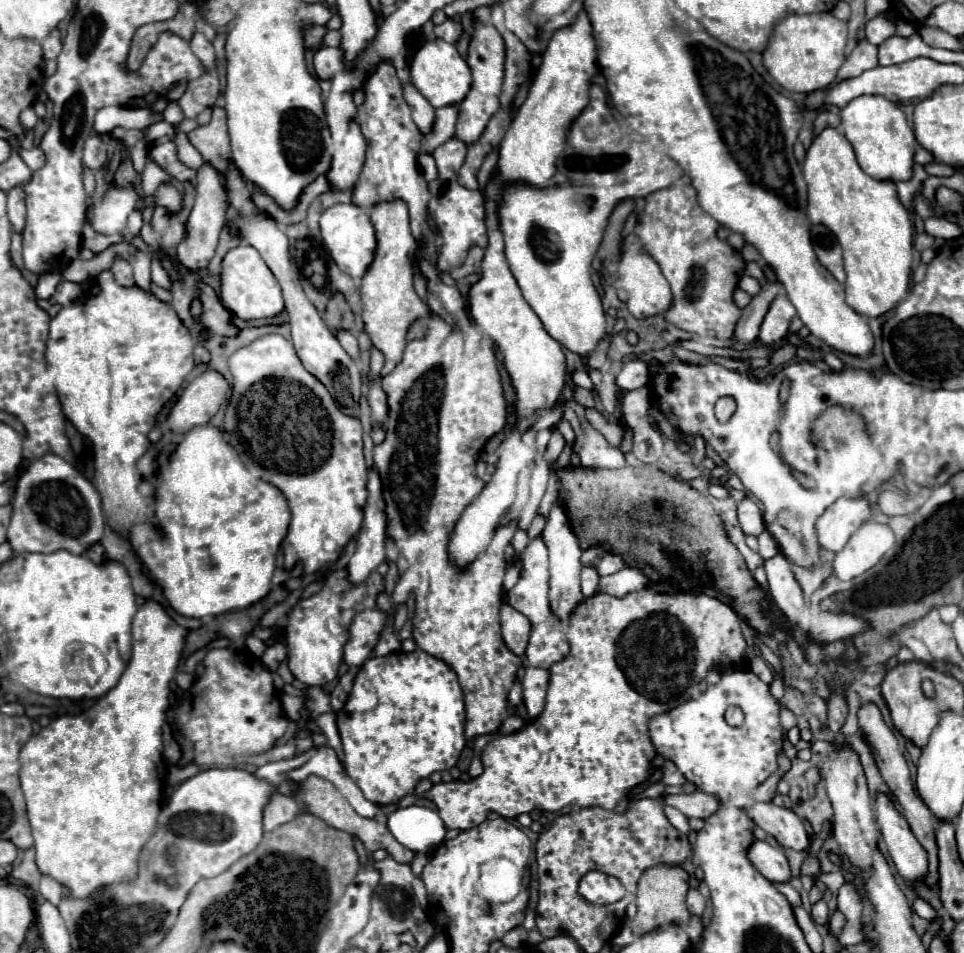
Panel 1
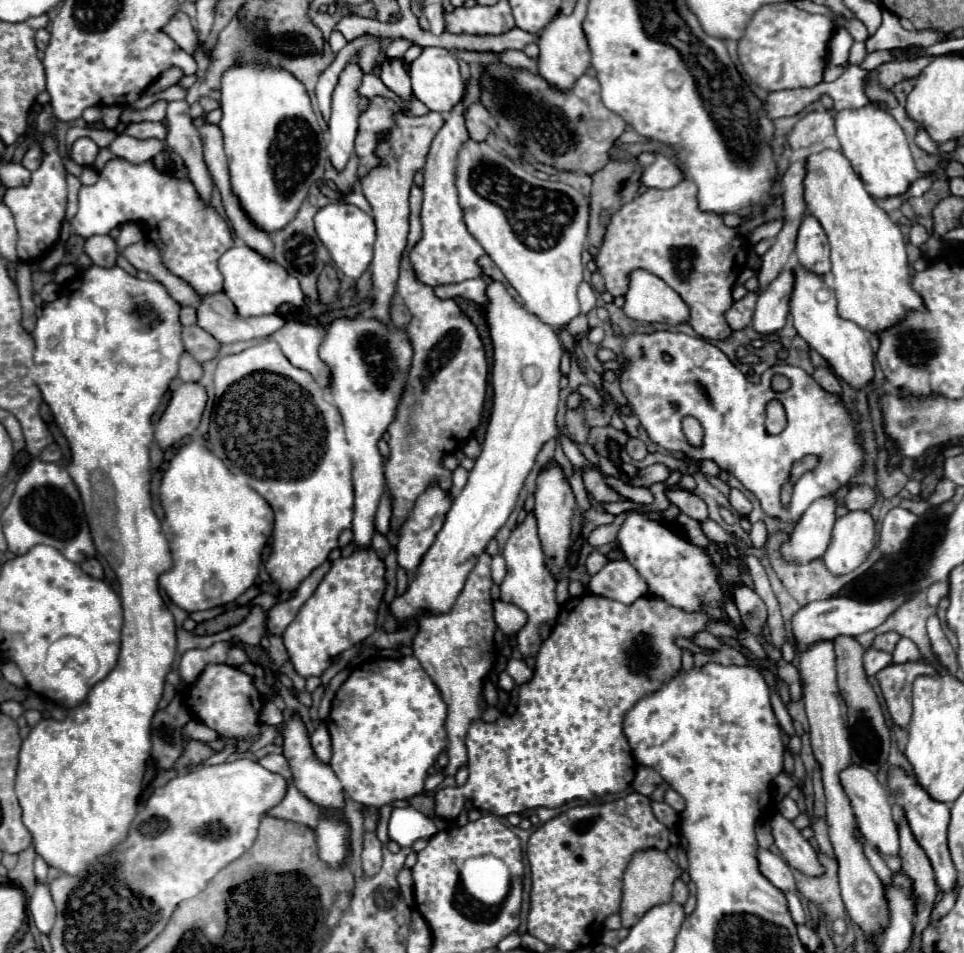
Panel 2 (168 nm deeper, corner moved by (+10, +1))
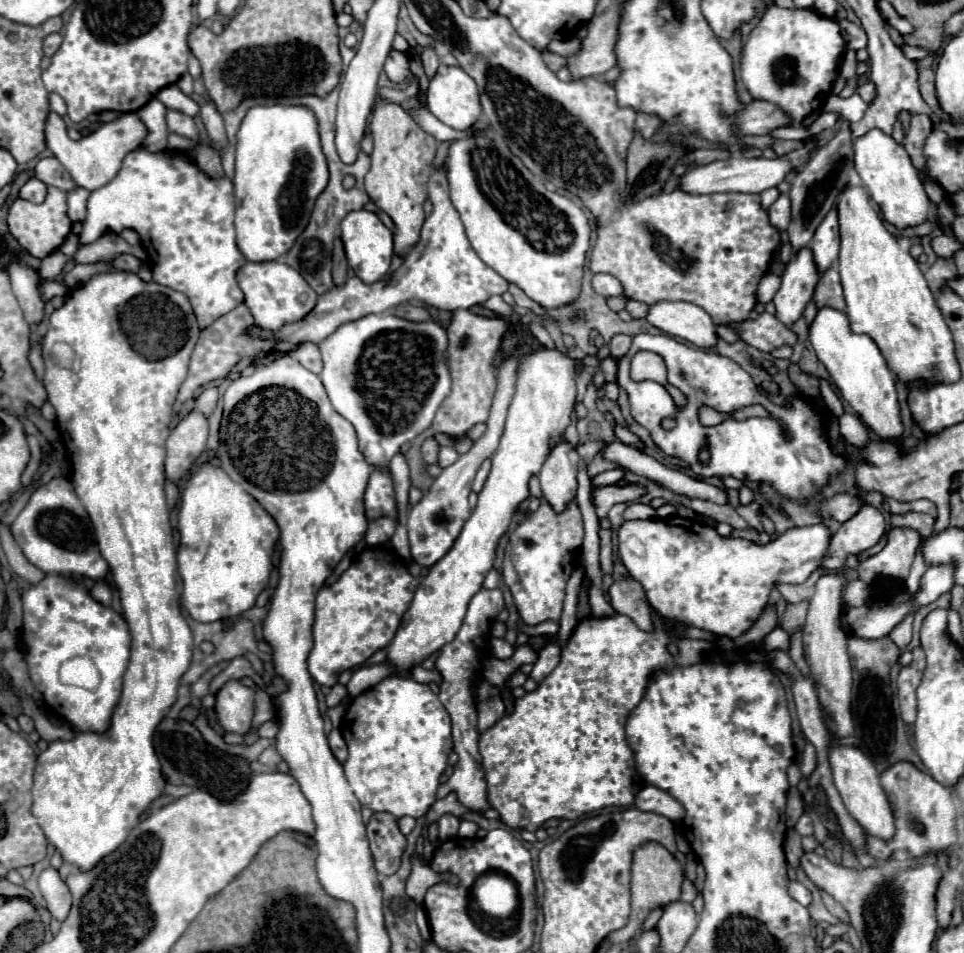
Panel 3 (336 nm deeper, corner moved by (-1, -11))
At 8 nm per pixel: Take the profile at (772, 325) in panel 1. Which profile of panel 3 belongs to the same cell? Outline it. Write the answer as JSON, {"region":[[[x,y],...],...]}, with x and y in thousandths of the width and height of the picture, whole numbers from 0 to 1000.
{"region":[[[835,258],[816,277],[810,290],[810,302],[802,313],[802,319],[806,323],[804,332],[812,340],[821,342],[833,329],[837,317],[843,311],[848,294],[850,294],[850,283],[843,273],[843,264],[839,258]]]}

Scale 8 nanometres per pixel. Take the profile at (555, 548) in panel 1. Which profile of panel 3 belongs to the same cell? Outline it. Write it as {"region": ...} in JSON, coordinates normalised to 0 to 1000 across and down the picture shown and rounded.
{"region":[[[582,460],[572,470],[559,495],[563,520],[578,537],[582,537],[590,529],[590,525],[596,523],[599,487],[601,487],[601,476],[596,468]]]}

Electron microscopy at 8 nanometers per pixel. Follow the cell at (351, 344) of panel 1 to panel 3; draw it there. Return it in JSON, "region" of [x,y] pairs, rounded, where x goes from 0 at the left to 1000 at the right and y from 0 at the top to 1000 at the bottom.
{"region":[[[256,275],[248,285],[246,285],[246,296],[254,308],[254,319],[258,321],[265,340],[273,346],[289,346],[296,340],[314,336],[329,319],[329,308],[316,292],[296,275]]]}

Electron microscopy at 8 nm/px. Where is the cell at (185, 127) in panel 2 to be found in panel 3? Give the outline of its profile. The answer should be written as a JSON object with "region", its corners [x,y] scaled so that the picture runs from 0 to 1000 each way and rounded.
{"region":[[[173,115],[171,124],[173,124],[175,139],[182,139],[182,141],[188,141],[192,145],[206,149],[206,139],[204,139],[202,126],[198,122],[192,122],[190,118],[184,118],[184,115]]]}

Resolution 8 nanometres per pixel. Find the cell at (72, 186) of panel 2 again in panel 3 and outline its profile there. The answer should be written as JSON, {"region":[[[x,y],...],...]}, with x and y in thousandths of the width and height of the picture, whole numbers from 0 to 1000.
{"region":[[[43,166],[36,174],[36,187],[47,191],[49,195],[59,195],[65,201],[72,201],[78,197],[72,180],[61,172],[59,166]]]}

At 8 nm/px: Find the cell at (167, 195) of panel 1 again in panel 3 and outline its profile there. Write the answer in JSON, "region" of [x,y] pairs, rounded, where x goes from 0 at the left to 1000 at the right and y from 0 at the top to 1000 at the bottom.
{"region":[[[148,153],[134,159],[128,168],[126,178],[121,185],[96,199],[90,210],[90,229],[86,231],[84,254],[94,256],[96,252],[105,250],[109,243],[126,243],[130,239],[140,241],[146,248],[146,256],[150,258],[159,277],[167,281],[159,281],[159,294],[163,298],[175,300],[184,306],[190,306],[204,332],[206,344],[215,344],[227,332],[233,332],[246,319],[252,317],[252,306],[244,294],[246,283],[254,277],[254,269],[248,264],[244,256],[244,208],[242,208],[242,191],[231,187],[219,187],[204,176],[202,170],[190,164],[184,157],[169,157],[169,159],[155,159]]]}

